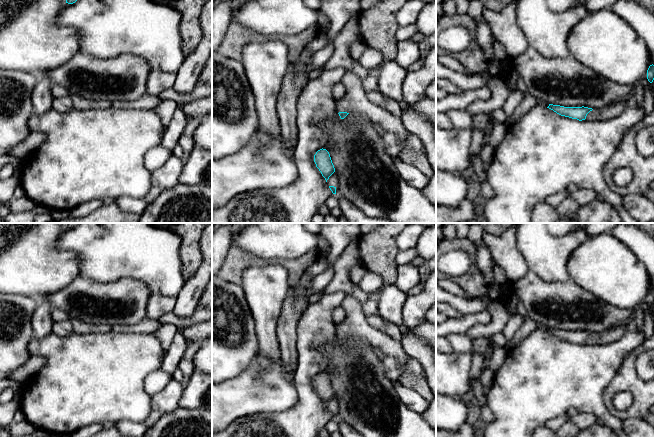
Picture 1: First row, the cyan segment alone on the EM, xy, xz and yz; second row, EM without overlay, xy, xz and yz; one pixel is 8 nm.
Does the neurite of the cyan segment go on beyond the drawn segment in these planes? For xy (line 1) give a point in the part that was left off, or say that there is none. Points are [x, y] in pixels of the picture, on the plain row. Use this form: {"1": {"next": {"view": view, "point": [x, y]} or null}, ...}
{"1": {"next": null}}

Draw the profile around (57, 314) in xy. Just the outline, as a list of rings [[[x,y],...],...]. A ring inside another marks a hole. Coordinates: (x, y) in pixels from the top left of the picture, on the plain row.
[[[53,308],[51,317],[53,319],[53,322],[60,322],[60,321],[64,321],[67,319],[71,319],[68,312],[59,308]]]

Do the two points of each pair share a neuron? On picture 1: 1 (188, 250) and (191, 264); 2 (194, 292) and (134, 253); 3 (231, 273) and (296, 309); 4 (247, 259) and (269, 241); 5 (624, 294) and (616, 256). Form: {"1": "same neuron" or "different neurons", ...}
{"1": "same neuron", "2": "different neurons", "3": "different neurons", "4": "different neurons", "5": "same neuron"}

